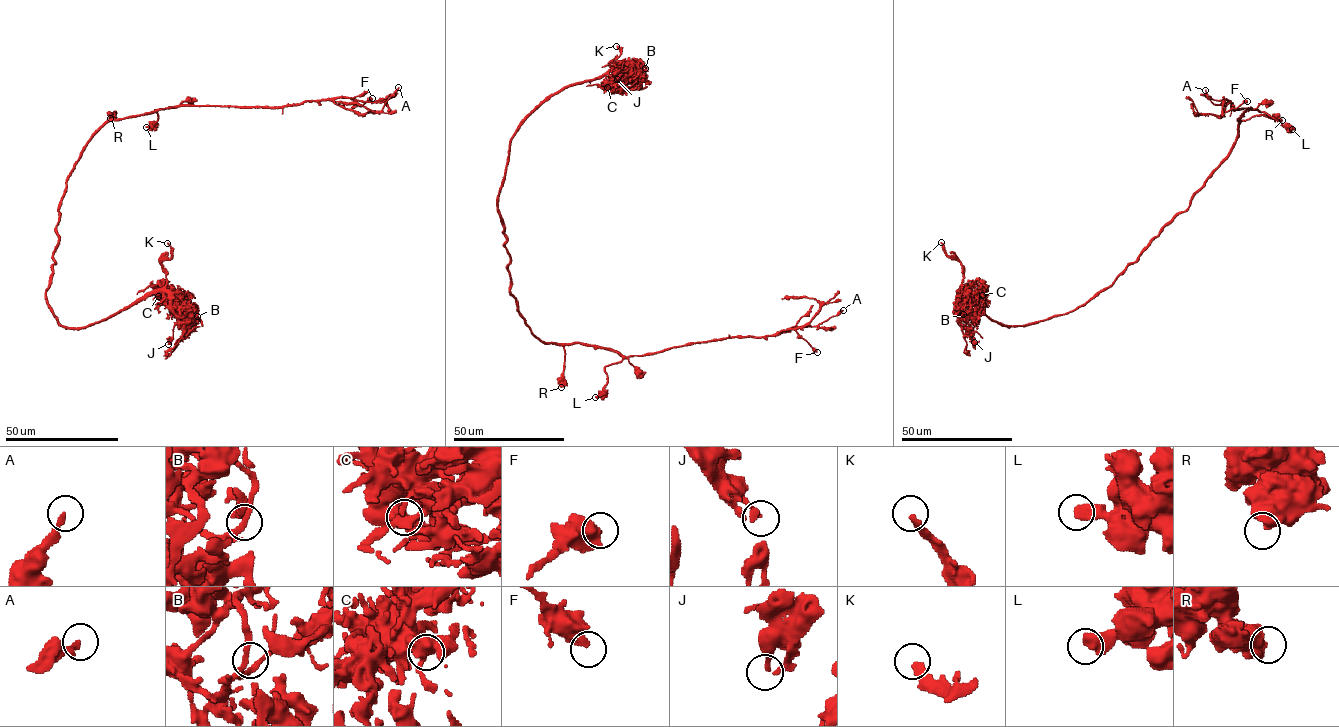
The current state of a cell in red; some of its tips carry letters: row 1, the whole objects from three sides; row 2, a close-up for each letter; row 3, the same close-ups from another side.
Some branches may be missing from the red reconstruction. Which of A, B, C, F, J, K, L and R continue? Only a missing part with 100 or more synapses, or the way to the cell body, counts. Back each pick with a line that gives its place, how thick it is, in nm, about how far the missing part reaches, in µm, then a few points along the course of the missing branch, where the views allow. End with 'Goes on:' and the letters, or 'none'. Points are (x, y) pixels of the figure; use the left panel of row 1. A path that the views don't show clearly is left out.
K: place (167, 243); calibre 280 nm; missing 20 µm
Goes on: K

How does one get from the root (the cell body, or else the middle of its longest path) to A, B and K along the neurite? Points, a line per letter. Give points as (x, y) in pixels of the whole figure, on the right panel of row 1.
A: (1192, 199), (1229, 153), (1238, 135), (1238, 120), (1252, 109), (1234, 109), (1228, 100), (1215, 105), (1205, 90)
B: (1192, 199), (1109, 287), (1071, 311), (1026, 324), (1006, 326), (987, 316), (970, 292), (963, 314)
K: (1192, 199), (1109, 287), (1068, 312), (1023, 325), (1006, 326), (982, 311), (962, 284), (961, 264), (941, 242)

